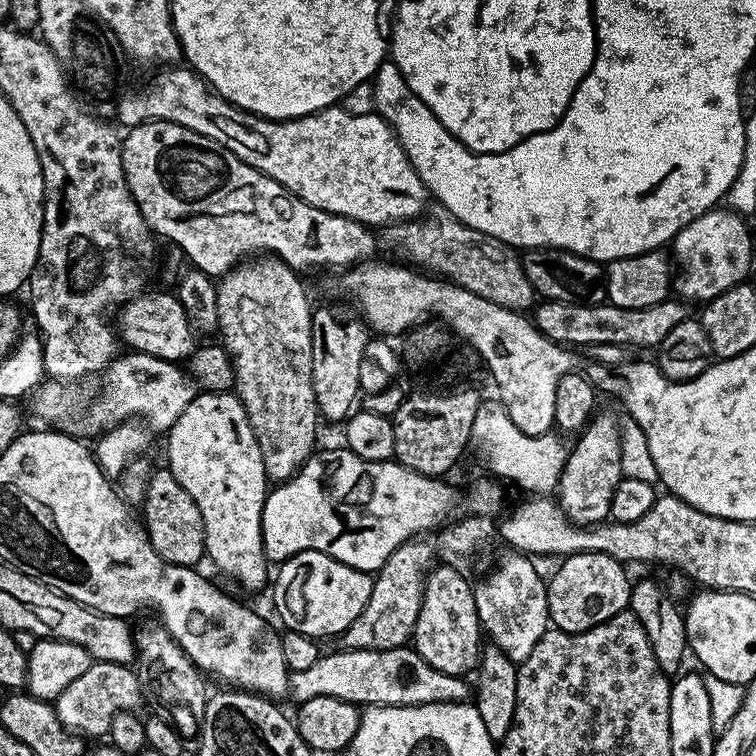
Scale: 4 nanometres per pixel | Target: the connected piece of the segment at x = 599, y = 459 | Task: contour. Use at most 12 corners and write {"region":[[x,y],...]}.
{"region":[[597,415],[560,475],[577,526],[605,523],[624,479],[621,421]]}

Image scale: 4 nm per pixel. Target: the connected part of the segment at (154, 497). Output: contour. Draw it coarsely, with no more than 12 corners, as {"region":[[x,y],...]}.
{"region":[[167,466],[148,476],[142,523],[167,564],[205,559],[202,514]]}

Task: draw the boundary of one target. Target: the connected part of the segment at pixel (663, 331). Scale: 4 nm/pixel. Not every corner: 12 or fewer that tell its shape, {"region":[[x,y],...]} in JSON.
{"region":[[669,298],[645,308],[544,300],[538,331],[556,344],[660,347],[689,319]]}

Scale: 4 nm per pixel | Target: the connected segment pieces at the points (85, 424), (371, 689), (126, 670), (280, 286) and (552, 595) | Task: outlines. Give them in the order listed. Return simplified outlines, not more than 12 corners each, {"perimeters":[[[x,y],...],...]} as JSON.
{"perimeters":[[[125,351],[100,392],[45,379],[45,425],[99,437],[139,418],[167,433],[198,385],[179,363]],[[415,647],[325,651],[288,673],[296,702],[455,704],[465,677]],[[94,662],[54,702],[69,732],[107,737],[139,709],[140,678]],[[252,258],[218,328],[269,481],[314,454],[314,304]],[[597,552],[559,561],[548,619],[585,632],[628,608],[633,581]]]}

